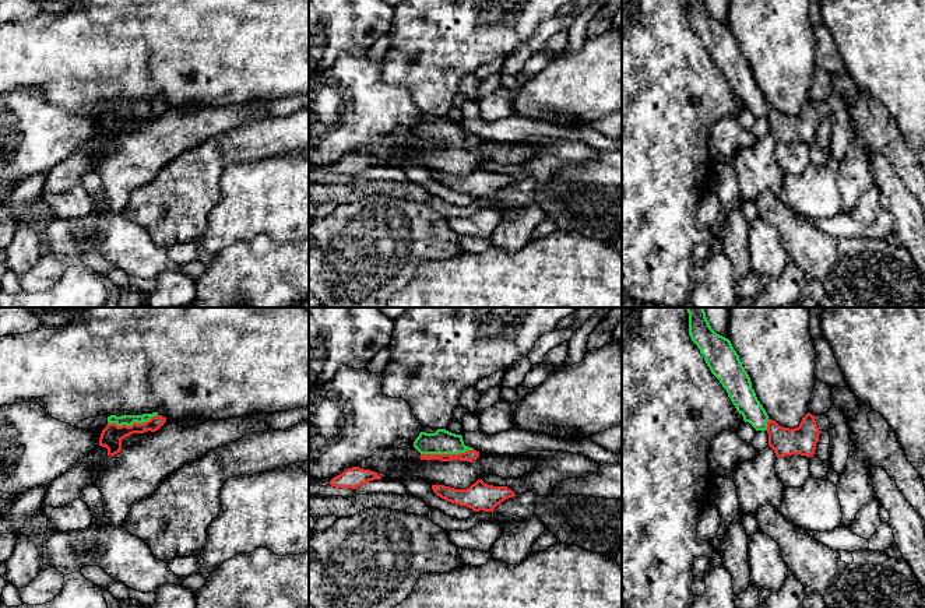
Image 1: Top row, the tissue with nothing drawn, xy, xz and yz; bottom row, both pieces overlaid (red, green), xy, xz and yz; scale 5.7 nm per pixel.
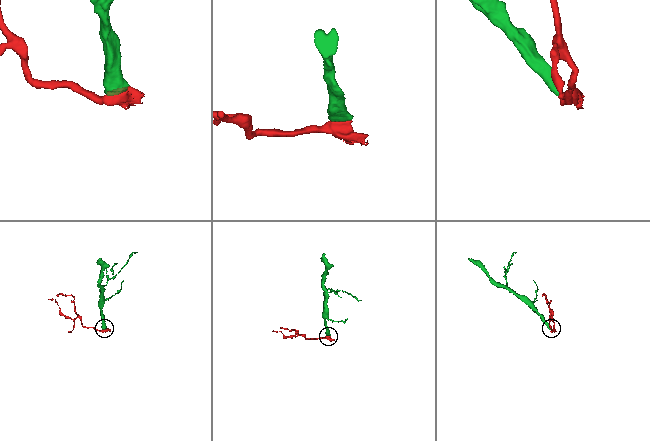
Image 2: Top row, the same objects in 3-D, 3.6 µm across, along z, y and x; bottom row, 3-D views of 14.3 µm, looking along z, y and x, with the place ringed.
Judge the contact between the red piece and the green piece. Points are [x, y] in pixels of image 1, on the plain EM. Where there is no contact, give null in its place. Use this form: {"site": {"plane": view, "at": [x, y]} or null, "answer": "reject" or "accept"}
{"site": {"plane": "xz", "at": [446, 141]}, "answer": "accept"}

